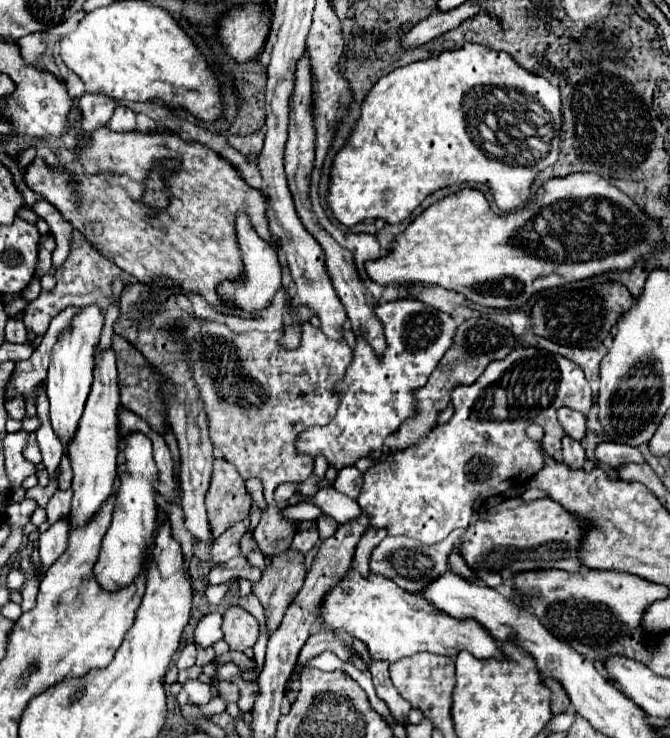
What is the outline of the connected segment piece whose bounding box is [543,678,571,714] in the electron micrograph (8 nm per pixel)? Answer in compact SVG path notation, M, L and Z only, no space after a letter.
M545 678L543 682L551 690L551 714L567 712L571 708L571 702L569 702L569 696L565 694L565 690L561 690L561 684L553 682L553 678Z

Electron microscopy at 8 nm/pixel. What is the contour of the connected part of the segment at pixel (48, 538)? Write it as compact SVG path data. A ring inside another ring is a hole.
M65 520L55 522L47 532L39 536L39 556L41 556L41 566L37 568L37 576L41 578L51 562L55 562L67 548L67 538L69 538L69 526L65 526Z

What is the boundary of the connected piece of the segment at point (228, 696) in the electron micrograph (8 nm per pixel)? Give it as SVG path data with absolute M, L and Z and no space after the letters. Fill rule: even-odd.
M221 682L221 684L219 684L219 694L221 694L225 700L229 700L229 702L237 702L237 698L239 698L239 690L237 690L237 686L231 684L231 682Z

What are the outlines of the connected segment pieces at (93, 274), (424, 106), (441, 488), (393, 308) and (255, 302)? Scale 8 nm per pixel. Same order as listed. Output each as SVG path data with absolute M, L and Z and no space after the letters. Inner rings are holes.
M73 238L71 252L69 252L67 260L63 262L61 270L55 274L55 278L57 278L57 286L51 292L41 292L41 296L37 300L29 302L29 306L23 312L23 322L25 322L27 330L31 330L33 334L45 334L45 330L49 328L49 322L65 306L97 304L101 310L111 308L111 304L113 304L113 286L111 286L113 278L121 278L125 282L125 286L131 284L131 278L127 278L127 274L117 264L113 264L101 252L91 248L89 242L85 242L85 238Z
M465 44L459 50L447 50L435 58L397 68L377 80L361 104L353 134L333 158L327 204L333 216L345 226L375 218L397 224L439 188L457 182L485 182L493 190L497 206L511 212L527 202L533 178L557 160L559 130L561 96L555 84L527 72L505 52L481 44ZM521 122L527 122L535 130L535 136L527 140L519 130Z
M517 346L503 360L493 360L477 382L453 390L451 402L451 420L437 424L425 442L419 442L409 450L395 452L387 462L379 462L365 472L365 484L357 502L369 518L371 528L385 528L387 536L407 536L423 544L437 544L455 528L469 526L471 518L489 496L503 494L513 486L525 484L527 478L543 466L541 448L549 456L557 456L561 450L561 438L565 436L561 424L557 422L557 408L567 406L587 414L593 402L593 392L583 376L583 370L569 358L539 348ZM531 422L543 426L545 430L541 444L525 436L525 426Z
M415 300L381 304L375 314L383 322L387 338L383 358L377 358L371 346L367 346L363 338L357 338L355 356L349 364L345 380L335 386L335 392L341 394L341 406L335 418L327 426L313 426L301 432L295 440L295 450L299 454L307 454L311 458L325 456L329 466L335 470L351 466L359 458L381 450L385 438L393 434L407 416L415 414L411 390L425 386L437 362L451 346L457 330L449 314Z
M239 212L239 216L237 216L237 240L239 240L247 280L245 282L223 282L219 286L219 294L225 300L235 302L235 306L239 308L241 314L249 316L253 312L265 310L271 304L275 292L281 288L281 282L283 282L283 264L281 264L279 252L257 236L257 232L251 228L249 218L243 212Z

